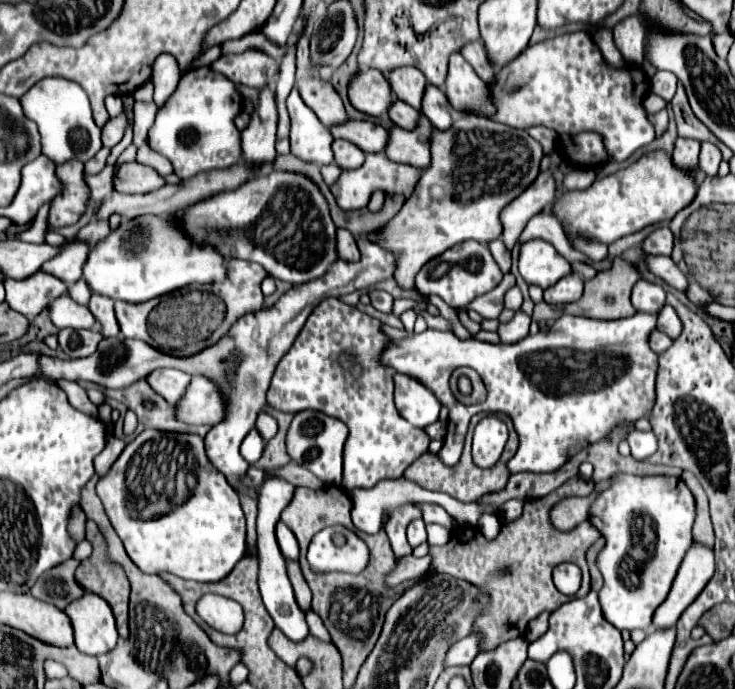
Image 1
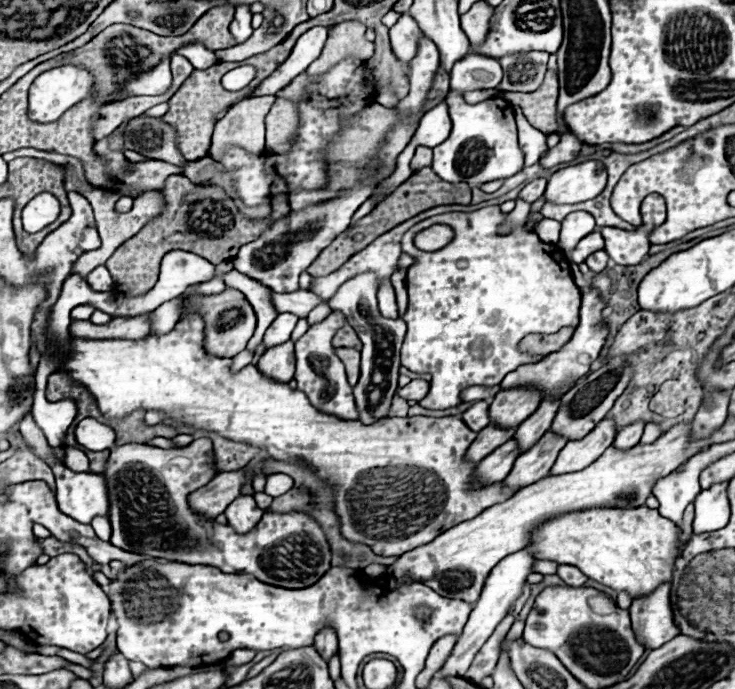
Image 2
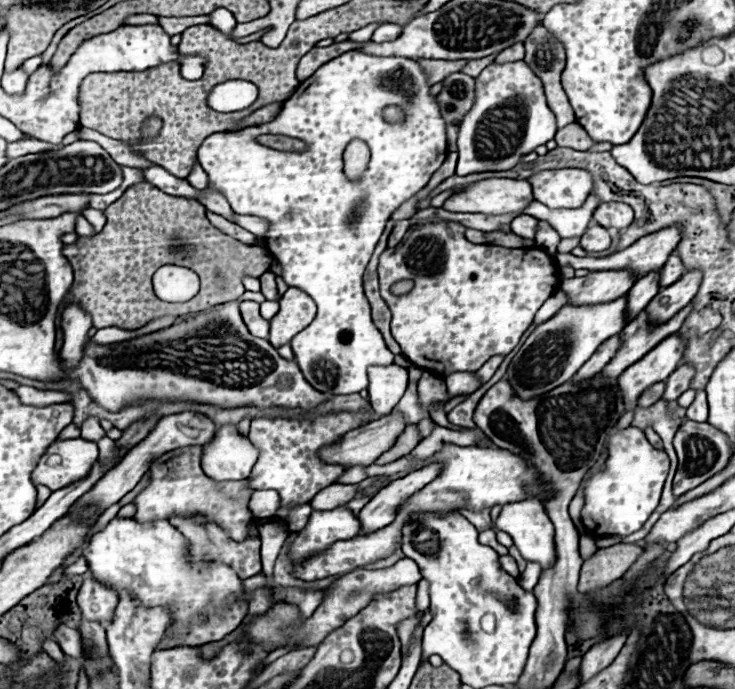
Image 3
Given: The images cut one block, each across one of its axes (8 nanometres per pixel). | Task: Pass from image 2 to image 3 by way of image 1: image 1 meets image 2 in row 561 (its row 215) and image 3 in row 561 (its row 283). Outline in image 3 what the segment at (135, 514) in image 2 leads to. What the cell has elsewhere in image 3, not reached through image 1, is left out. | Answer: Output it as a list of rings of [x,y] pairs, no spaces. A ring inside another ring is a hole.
[[[346,506],[334,510],[312,510],[308,524],[298,532],[288,548],[288,560],[290,564],[302,564],[316,554],[326,552],[334,542],[358,536],[358,532],[360,522]]]

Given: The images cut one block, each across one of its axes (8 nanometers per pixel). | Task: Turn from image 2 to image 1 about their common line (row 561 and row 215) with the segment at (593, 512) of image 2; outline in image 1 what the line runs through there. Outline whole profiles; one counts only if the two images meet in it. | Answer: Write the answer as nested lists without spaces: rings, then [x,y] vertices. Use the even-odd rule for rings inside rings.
[[[650,152],[632,166],[596,180],[588,190],[560,194],[550,212],[560,220],[570,244],[572,238],[582,238],[610,246],[612,242],[640,232],[650,224],[672,220],[692,202],[694,194],[696,180],[690,174],[676,168],[668,154]]]

